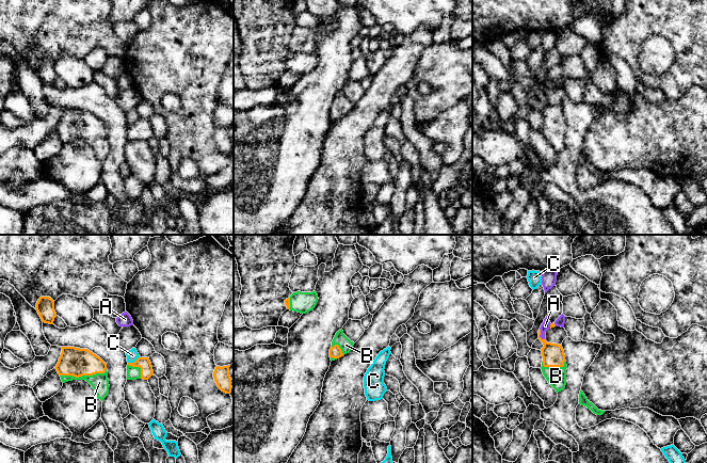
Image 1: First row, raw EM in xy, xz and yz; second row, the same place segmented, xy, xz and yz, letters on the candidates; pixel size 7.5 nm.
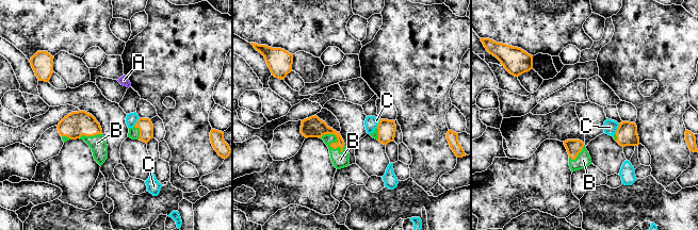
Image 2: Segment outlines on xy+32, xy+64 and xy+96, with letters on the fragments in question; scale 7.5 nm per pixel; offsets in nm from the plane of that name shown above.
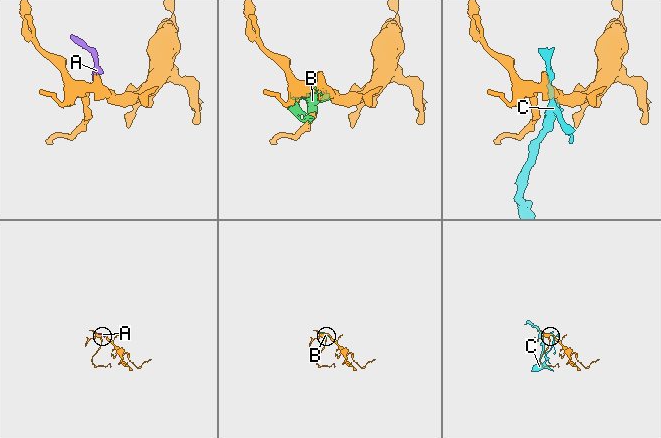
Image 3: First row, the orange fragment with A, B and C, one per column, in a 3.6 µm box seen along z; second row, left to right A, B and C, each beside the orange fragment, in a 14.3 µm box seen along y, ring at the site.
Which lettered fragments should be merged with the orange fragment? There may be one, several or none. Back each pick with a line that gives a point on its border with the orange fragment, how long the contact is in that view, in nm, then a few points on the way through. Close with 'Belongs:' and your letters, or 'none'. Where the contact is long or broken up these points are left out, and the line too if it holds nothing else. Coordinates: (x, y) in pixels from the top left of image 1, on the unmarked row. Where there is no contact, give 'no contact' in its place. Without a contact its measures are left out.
A: meets orange in yz at (540, 95); contact 90 nm long; runs through yz (552, 115), (540, 95), (545, 86)
B: meets orange in xy at (83, 136); contact 360 nm long
Belongs: A, B

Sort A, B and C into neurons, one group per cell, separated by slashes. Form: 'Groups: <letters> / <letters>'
Groups: A B / C

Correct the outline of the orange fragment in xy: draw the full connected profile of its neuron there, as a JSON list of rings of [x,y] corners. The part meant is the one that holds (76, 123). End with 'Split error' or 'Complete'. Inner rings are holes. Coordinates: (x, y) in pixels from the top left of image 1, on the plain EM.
[[[61,108],[62,114],[55,127],[63,144],[85,141],[101,162],[109,155],[107,125],[87,110]]]. Split error

